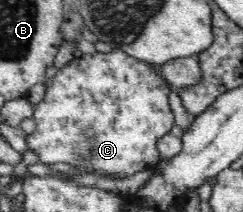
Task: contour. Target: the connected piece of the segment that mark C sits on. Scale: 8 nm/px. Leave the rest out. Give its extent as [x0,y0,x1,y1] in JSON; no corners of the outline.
[26,50,175,178]

